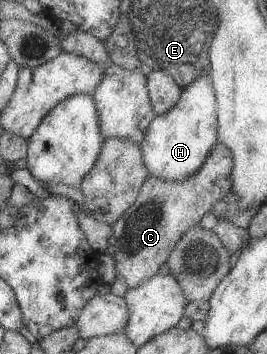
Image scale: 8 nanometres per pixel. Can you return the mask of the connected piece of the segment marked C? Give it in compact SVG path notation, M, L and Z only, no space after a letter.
M217 142L196 172L180 180L165 181L150 174L146 177L136 200L111 224L116 239L113 244L115 252L112 254L115 272L124 278L127 288L142 284L155 275L156 270L167 262L178 239L188 229L198 225L200 218L211 210L212 205L231 190L231 168L231 153Z

